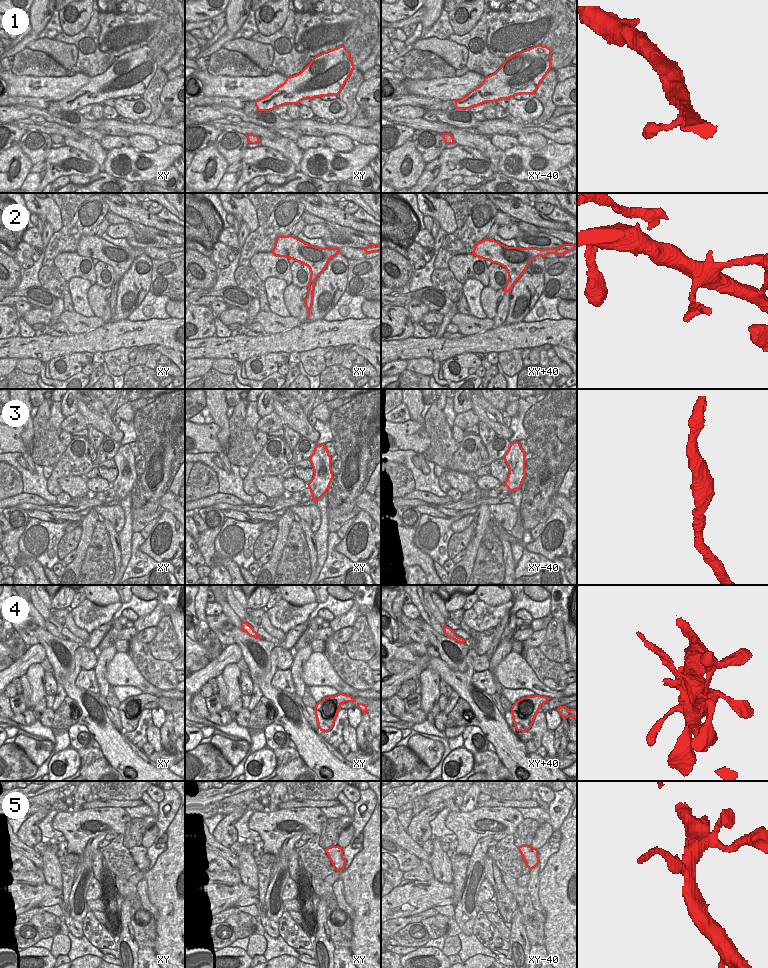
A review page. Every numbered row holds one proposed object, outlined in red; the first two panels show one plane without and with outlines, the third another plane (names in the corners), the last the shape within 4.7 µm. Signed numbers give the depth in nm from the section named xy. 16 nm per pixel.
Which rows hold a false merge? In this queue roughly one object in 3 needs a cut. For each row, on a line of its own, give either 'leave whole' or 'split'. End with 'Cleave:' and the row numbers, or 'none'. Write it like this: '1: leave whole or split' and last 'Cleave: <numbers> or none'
1: leave whole
2: leave whole
3: split
4: leave whole
5: split
Cleave: 3, 5

